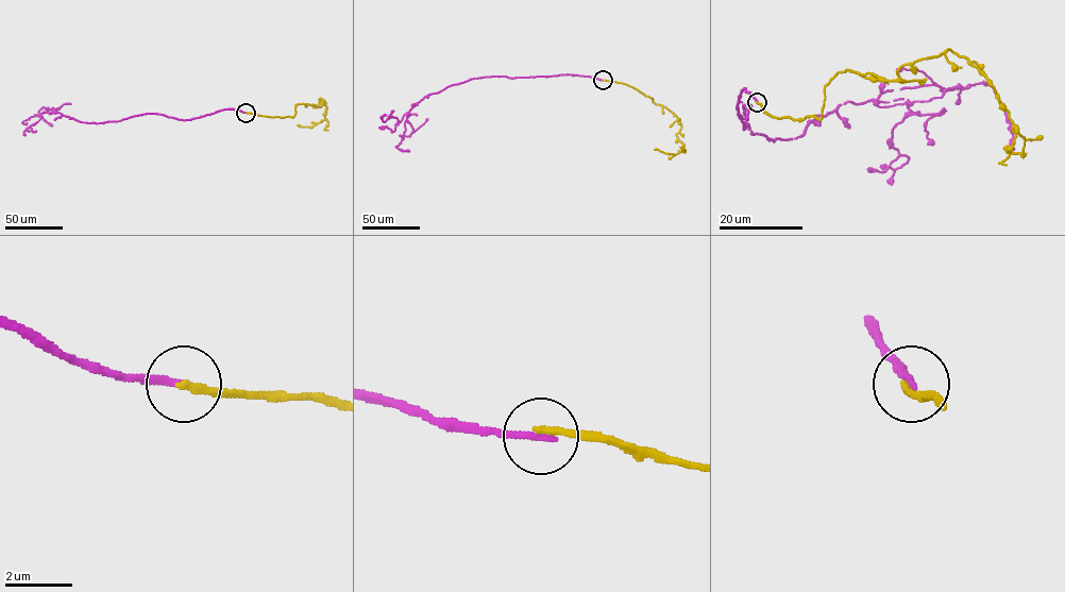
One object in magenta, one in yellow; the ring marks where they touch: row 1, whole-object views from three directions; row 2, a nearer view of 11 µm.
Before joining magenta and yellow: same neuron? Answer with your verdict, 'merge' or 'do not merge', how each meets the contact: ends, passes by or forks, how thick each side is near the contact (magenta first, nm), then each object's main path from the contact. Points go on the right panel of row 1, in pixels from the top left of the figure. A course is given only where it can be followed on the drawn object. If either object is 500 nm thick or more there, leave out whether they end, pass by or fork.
do not merge | magenta ends | yellow ends | 220/200 nm | magenta via (757, 101), (741, 91), (743, 129), (750, 104), (751, 133), (773, 140), (846, 101), (983, 83), (1014, 149) | yellow via (757, 101), (771, 116), (818, 119), (839, 72), (895, 81), (950, 49), (1025, 139), (1024, 154), (1007, 146)

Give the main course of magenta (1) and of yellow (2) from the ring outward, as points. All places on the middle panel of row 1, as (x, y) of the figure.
1: (603, 80), (492, 75), (451, 85), (425, 97), (407, 115), (413, 131), (395, 147), (409, 151)
2: (603, 80), (632, 87), (679, 119), (681, 127), (676, 135), (683, 145), (682, 151), (670, 154), (654, 149)

